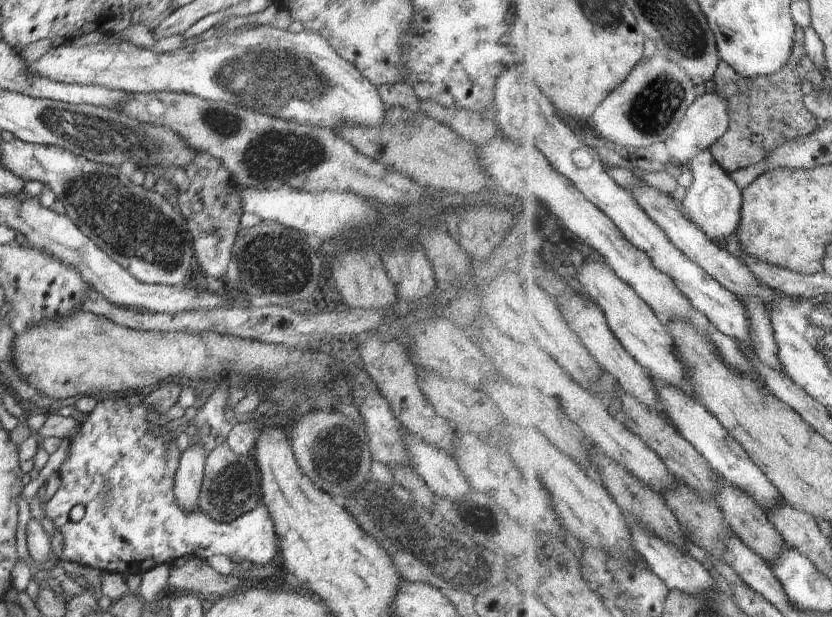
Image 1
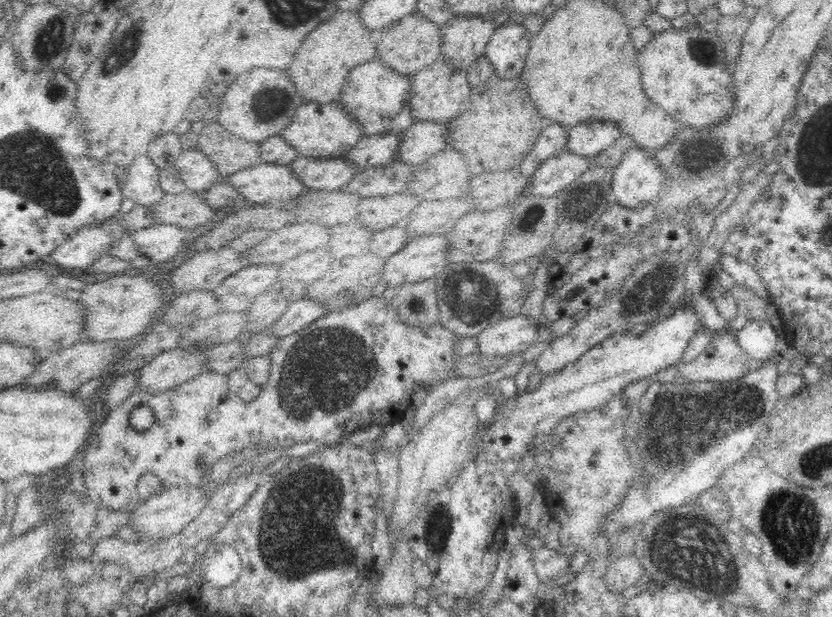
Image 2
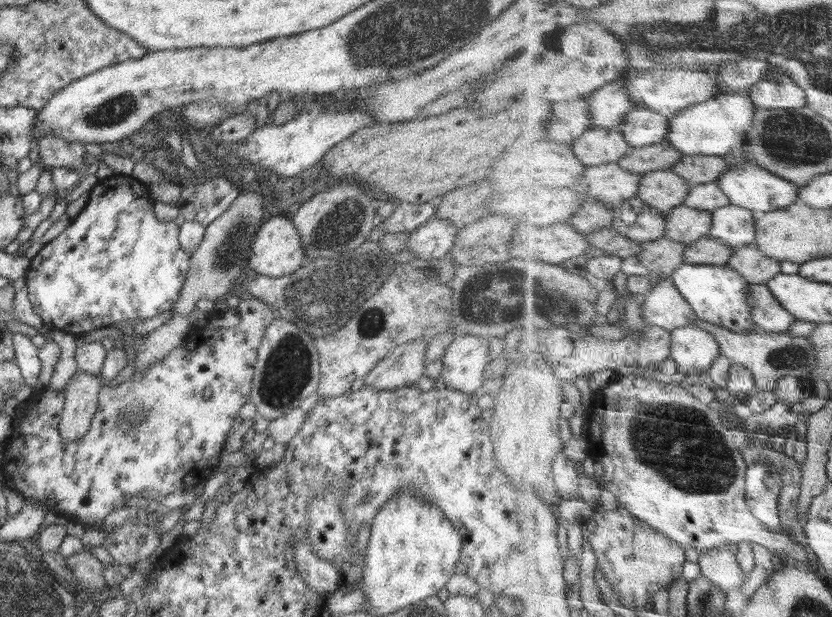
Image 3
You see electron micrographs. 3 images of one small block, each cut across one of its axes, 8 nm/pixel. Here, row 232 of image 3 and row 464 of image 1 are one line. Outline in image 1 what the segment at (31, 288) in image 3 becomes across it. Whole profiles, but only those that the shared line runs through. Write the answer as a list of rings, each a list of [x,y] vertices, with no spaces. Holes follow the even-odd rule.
[[[138,392],[97,402],[80,423],[80,429],[76,428],[70,434],[68,457],[57,470],[60,487],[43,508],[45,516],[50,518],[64,539],[59,560],[92,566],[102,572],[118,573],[122,570],[126,576],[142,575],[150,568],[164,563],[172,564],[183,556],[207,560],[210,556],[222,554],[228,556],[237,567],[243,560],[250,560],[255,566],[268,564],[280,548],[275,524],[263,504],[229,523],[212,520],[200,508],[187,511],[178,506],[173,488],[181,452],[172,437],[174,432],[157,436],[151,431],[158,426],[151,424],[146,415],[149,410],[155,409],[144,406],[144,396],[145,392]],[[76,504],[84,506],[85,516],[73,522],[68,513]]]

